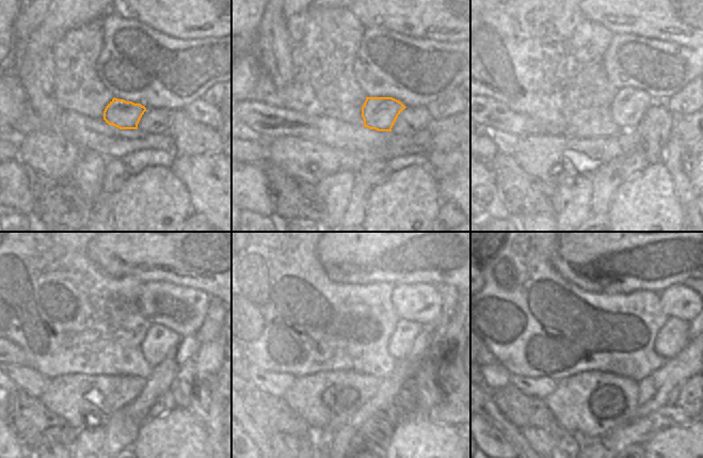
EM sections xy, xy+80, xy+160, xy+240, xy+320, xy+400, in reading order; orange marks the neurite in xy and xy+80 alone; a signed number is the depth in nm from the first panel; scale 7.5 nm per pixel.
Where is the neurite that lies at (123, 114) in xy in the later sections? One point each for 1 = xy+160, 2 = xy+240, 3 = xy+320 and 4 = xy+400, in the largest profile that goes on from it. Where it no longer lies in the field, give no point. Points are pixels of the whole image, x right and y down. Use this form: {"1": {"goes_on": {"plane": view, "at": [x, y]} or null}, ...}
{"1": {"goes_on": {"plane": "xy+160", "at": [629, 105]}}, "2": {"goes_on": {"plane": "xy+240", "at": [159, 341]}}, "3": {"goes_on": {"plane": "xy+320", "at": [409, 338]}}, "4": {"goes_on": {"plane": "xy+400", "at": [672, 337]}}}

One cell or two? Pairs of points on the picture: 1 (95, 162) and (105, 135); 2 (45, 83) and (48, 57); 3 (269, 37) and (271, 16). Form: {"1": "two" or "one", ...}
{"1": "two", "2": "one", "3": "one"}

